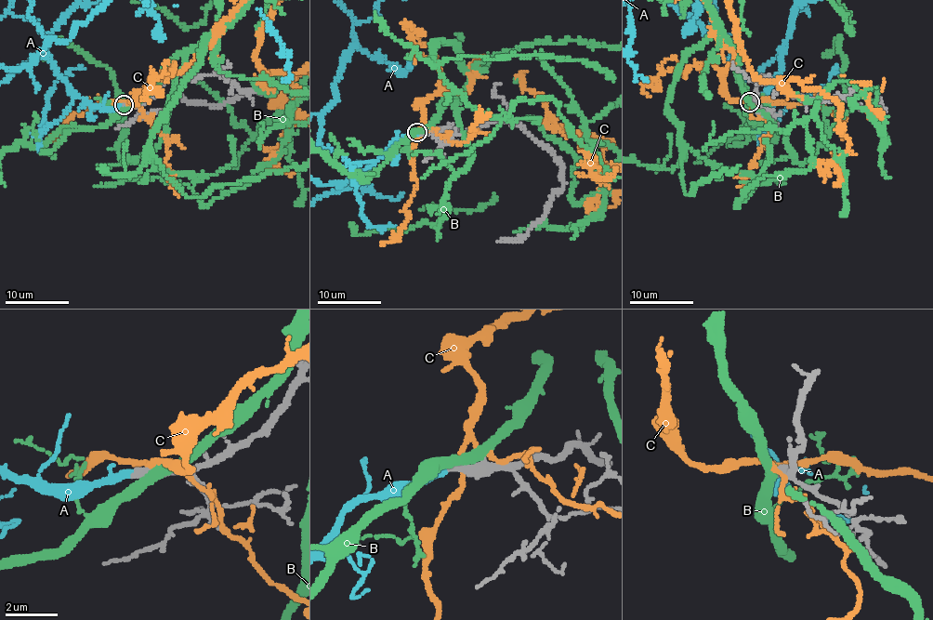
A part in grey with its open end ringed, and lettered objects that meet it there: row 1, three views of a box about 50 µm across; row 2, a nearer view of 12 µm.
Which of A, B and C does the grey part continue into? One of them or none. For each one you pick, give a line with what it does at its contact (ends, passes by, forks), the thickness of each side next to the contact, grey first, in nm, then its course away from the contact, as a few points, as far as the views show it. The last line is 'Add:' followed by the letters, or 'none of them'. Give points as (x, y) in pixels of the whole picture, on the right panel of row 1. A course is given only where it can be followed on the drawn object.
A: it passes by; calibres 300 and 190 nm
Add: A

